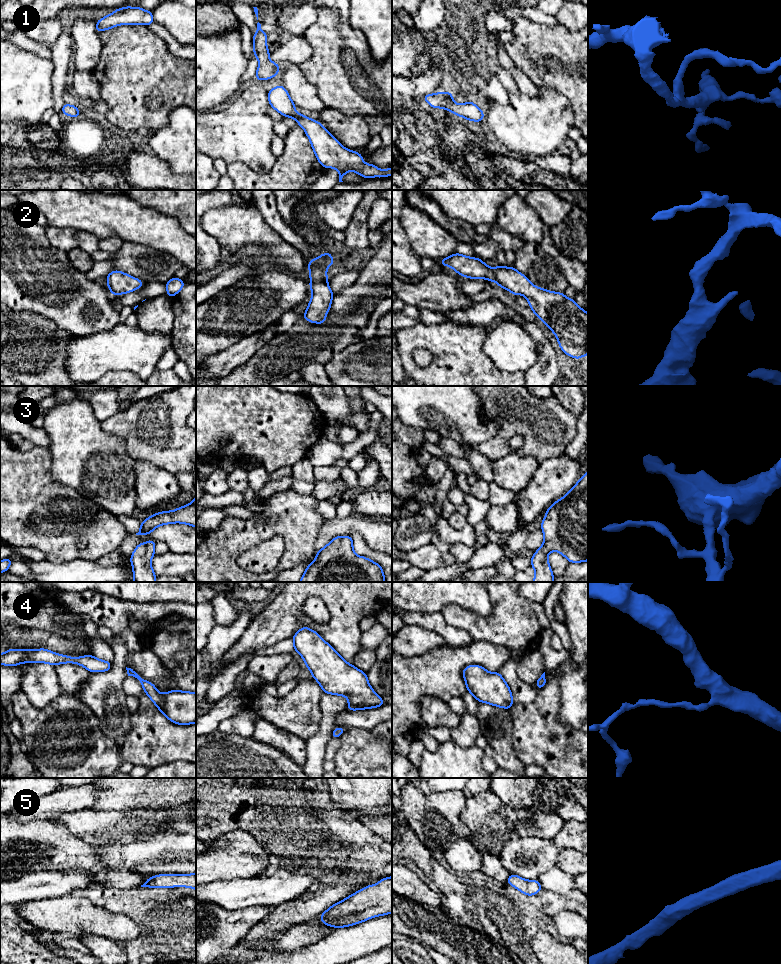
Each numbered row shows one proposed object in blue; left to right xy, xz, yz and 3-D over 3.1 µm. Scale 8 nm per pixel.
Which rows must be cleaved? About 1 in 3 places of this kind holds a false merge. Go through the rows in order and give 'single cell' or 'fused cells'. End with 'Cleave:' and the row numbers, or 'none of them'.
1: single cell
2: single cell
3: single cell
4: single cell
5: single cell
Cleave: none of them

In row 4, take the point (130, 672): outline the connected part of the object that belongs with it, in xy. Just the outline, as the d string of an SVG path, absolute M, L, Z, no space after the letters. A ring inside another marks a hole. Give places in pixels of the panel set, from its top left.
M126 667L126 670L128 676L133 676L139 680L144 692L167 719L178 725L196 723L195 692L171 690L162 694L153 683L145 681L133 669Z

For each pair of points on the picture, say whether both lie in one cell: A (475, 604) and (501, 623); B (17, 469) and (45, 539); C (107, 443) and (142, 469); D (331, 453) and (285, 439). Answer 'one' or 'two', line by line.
A: two
B: one
C: two
D: two

